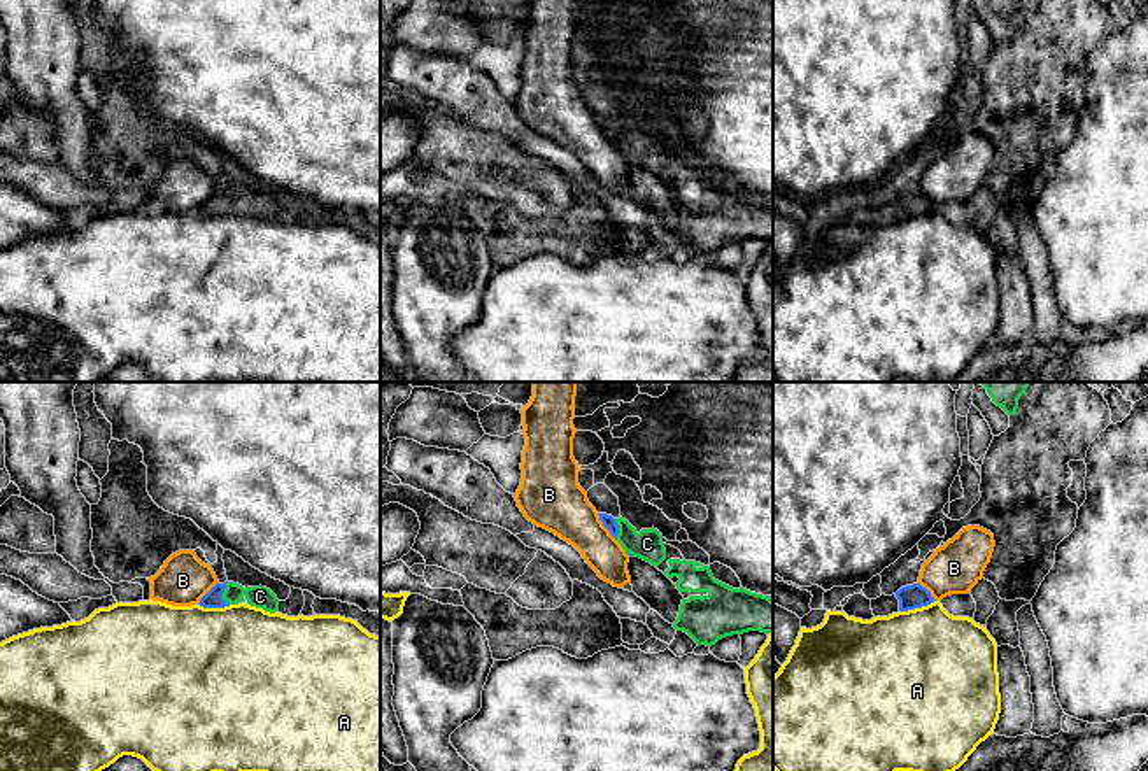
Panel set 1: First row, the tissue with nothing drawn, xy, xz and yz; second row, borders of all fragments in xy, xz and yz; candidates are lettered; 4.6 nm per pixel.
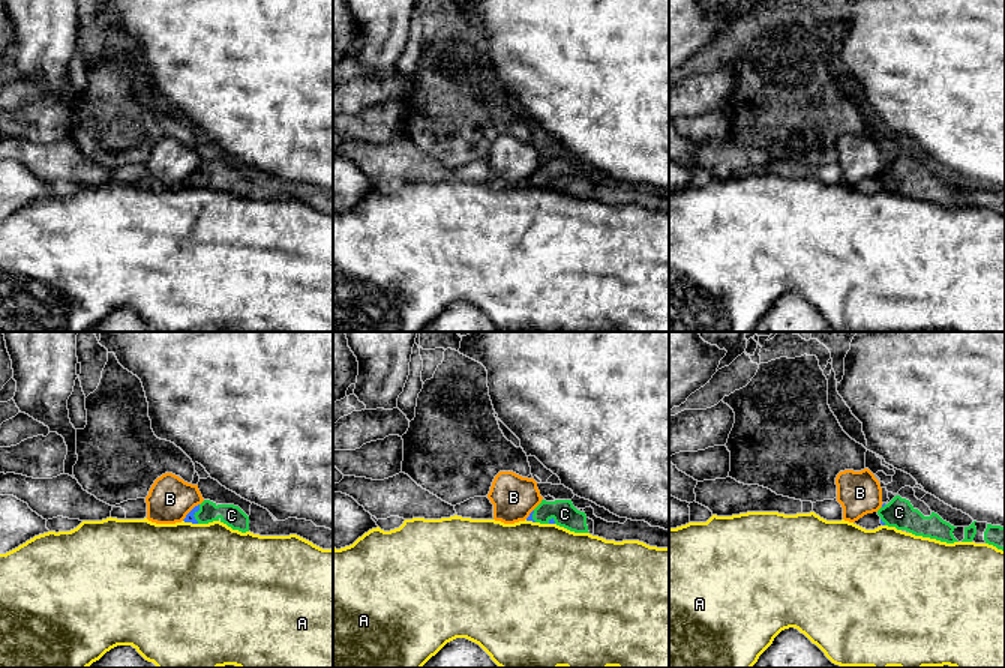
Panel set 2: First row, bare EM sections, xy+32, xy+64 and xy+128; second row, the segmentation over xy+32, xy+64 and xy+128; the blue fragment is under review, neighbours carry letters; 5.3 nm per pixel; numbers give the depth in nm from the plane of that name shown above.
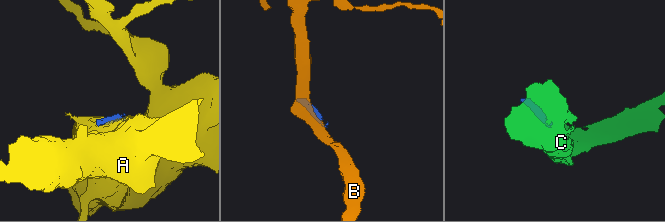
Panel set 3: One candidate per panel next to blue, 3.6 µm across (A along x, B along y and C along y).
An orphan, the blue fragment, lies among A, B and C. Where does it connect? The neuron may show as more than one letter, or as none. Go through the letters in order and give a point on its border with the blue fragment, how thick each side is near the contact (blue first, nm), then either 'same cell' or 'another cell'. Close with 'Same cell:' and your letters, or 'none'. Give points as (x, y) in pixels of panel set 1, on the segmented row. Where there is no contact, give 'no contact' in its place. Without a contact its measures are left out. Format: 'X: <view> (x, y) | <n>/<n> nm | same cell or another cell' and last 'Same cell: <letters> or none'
A: yz (917, 607) | 110/480 nm | another cell
B: xz (605, 526) | 60/260 nm | another cell
C: xy (223, 591) | 80/100 nm | same cell
Same cell: C

